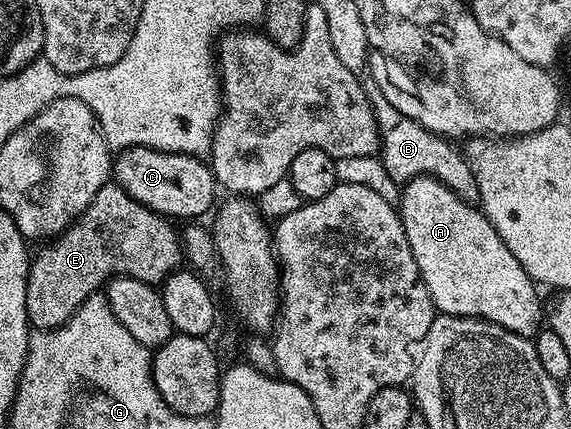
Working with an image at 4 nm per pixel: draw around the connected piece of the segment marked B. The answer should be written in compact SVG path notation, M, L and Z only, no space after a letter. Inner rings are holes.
M369 79L364 82L366 98L373 108L375 119L378 123L378 133L381 136L379 160L383 163L385 173L391 175L391 179L398 183L404 183L416 177L434 177L442 181L455 195L470 203L482 200L483 190L479 183L475 183L475 175L471 171L468 160L460 148L457 149L452 140L440 137L437 133L427 131L415 119L407 119L399 107L391 107L387 103L387 95L377 85L377 82Z

